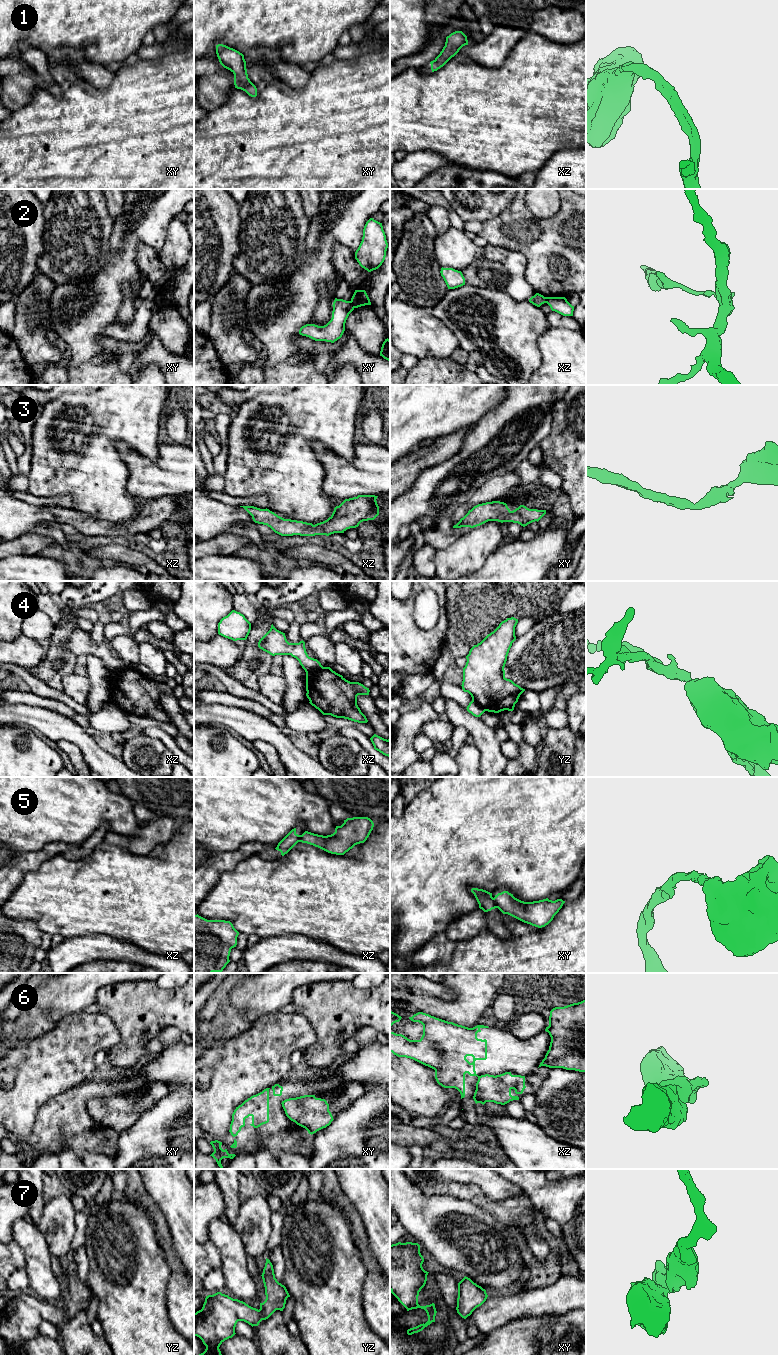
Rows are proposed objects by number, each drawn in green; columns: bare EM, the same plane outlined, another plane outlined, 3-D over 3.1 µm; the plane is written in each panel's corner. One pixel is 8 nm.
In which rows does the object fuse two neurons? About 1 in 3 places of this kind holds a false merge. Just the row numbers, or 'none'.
2, 4, 5, 6, 7

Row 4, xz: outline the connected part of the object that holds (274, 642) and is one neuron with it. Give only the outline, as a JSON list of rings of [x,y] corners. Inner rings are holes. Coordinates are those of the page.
[[[273,624],[270,630],[259,640],[258,647],[272,656],[291,655],[299,661],[306,674],[323,668],[317,659],[308,656],[303,640],[299,643],[289,643],[285,633],[277,630]]]

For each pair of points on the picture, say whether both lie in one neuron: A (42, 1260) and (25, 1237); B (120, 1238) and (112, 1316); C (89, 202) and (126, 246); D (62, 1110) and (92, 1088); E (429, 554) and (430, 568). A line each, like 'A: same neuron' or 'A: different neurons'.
A: same neuron
B: same neuron
C: different neurons
D: same neuron
E: same neuron

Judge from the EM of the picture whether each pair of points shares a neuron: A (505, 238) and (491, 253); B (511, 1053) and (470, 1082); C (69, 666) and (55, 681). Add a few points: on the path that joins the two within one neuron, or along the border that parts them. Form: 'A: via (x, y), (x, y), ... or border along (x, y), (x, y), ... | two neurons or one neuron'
A: border along (488, 243), (521, 252) | two neurons
B: via (500, 1053), (494, 1053), (476, 1071) | one neuron
C: via (65, 669), (57, 677) | one neuron

